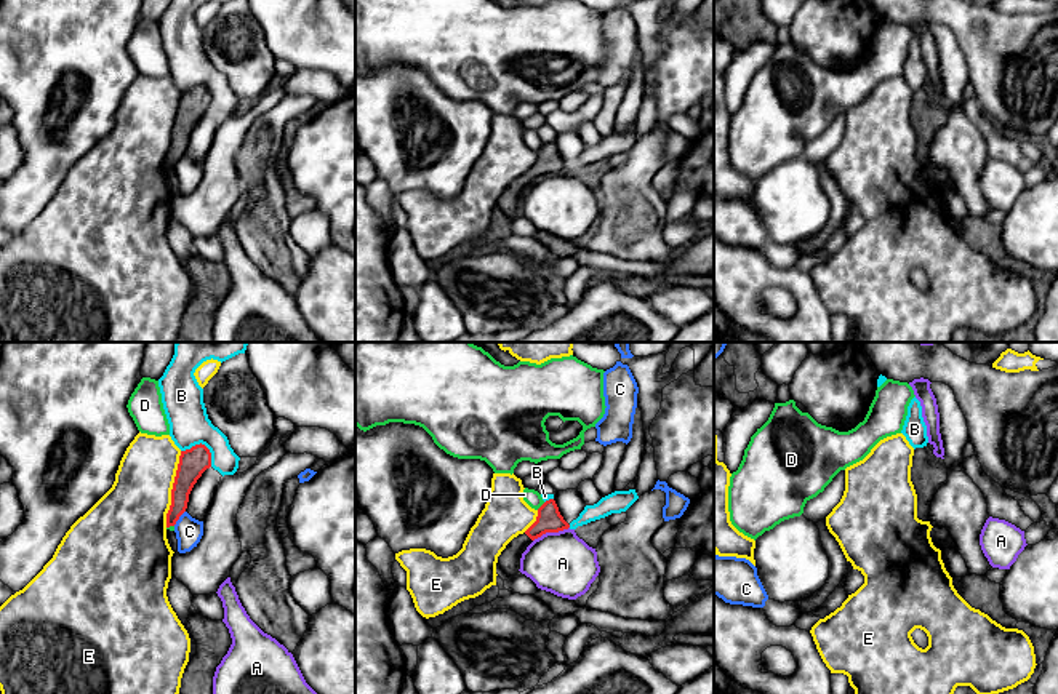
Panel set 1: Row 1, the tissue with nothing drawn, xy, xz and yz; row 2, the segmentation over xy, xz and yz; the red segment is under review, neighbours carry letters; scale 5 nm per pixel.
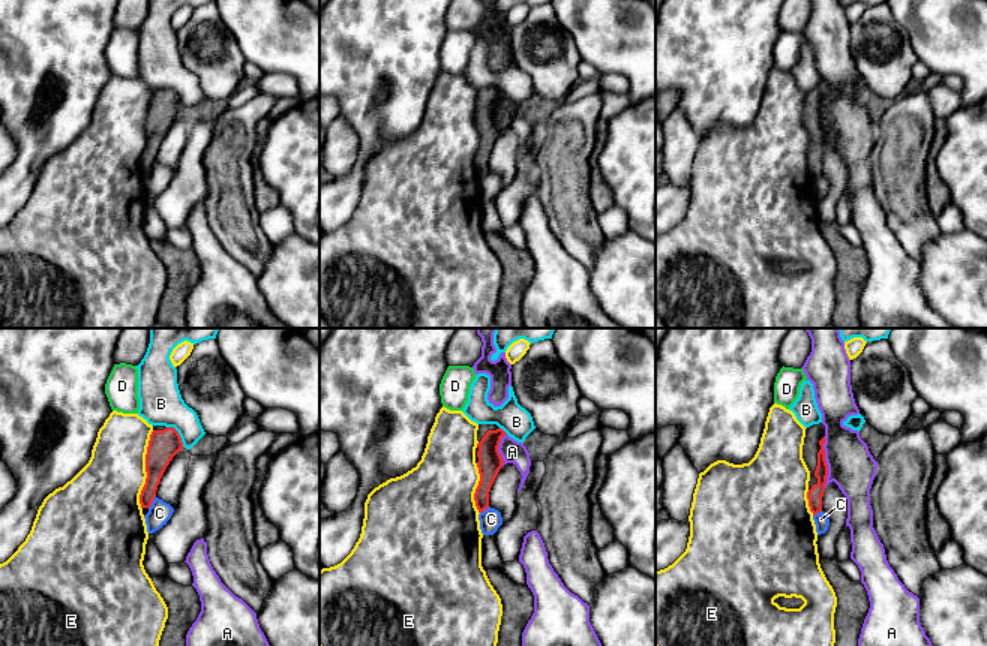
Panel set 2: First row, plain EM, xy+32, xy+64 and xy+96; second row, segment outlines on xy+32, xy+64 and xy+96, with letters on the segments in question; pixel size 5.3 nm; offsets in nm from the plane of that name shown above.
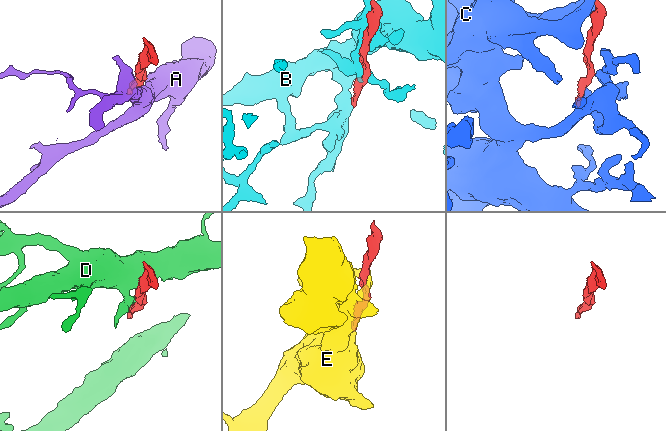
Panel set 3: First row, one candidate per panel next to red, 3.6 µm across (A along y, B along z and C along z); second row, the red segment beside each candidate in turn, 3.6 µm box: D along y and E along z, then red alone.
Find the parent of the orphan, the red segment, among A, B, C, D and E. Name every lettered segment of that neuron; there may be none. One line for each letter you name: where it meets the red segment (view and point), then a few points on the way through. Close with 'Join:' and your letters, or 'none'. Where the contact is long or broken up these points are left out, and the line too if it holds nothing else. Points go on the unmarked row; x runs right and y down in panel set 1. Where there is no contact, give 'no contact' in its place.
Join: none

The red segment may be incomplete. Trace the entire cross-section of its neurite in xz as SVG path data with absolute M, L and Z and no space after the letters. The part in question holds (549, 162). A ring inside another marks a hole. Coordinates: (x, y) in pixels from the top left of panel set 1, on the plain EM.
M554 141L546 142L538 150L536 163L523 174L514 179L498 198L496 216L507 222L520 211L520 200L527 189L546 174L559 174L568 171Z

